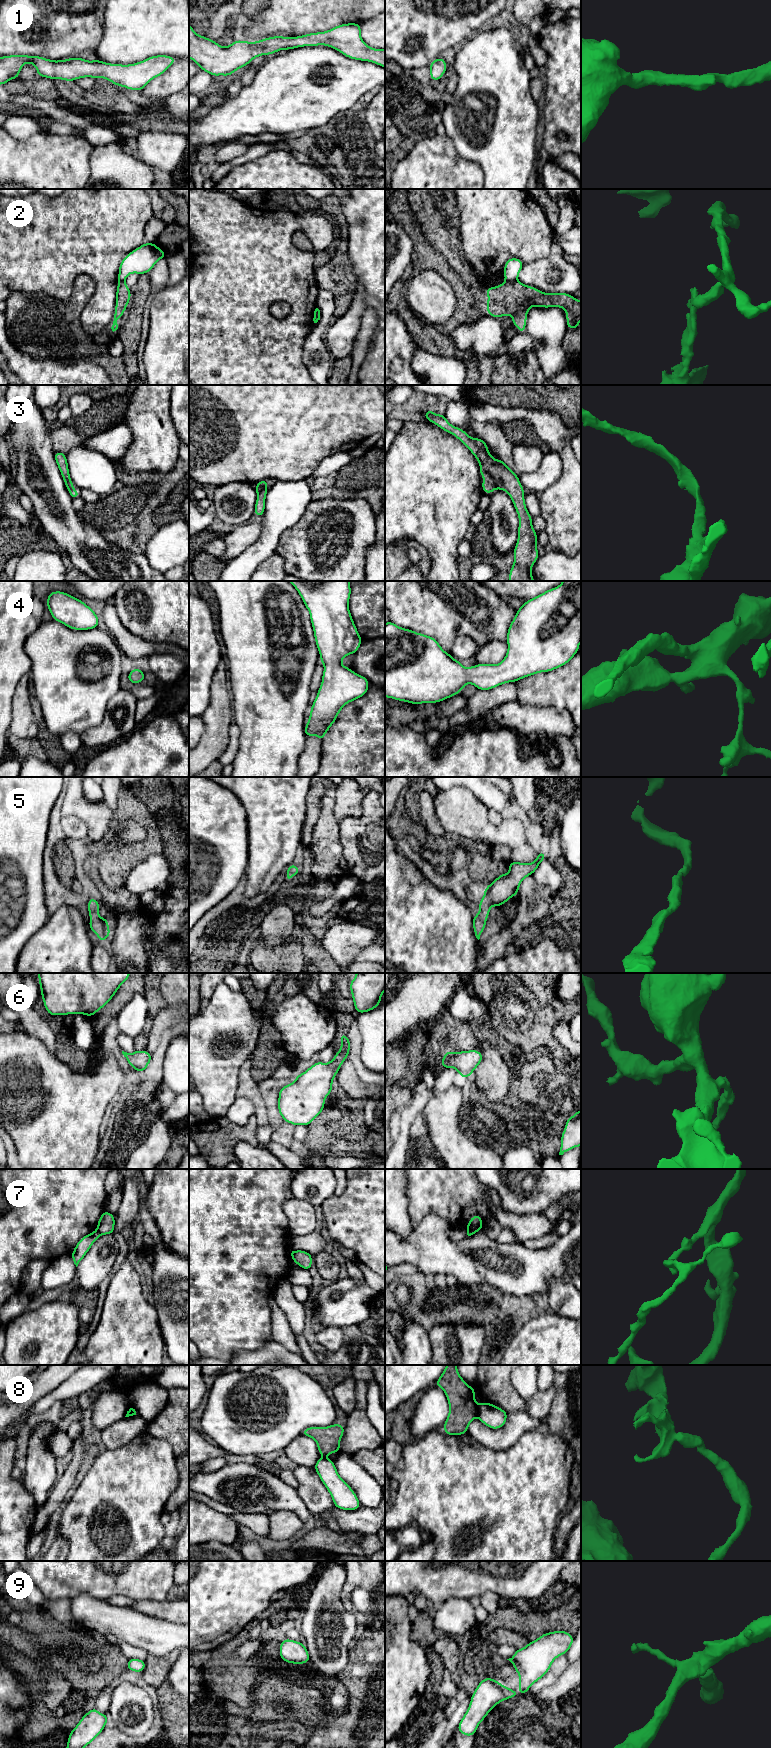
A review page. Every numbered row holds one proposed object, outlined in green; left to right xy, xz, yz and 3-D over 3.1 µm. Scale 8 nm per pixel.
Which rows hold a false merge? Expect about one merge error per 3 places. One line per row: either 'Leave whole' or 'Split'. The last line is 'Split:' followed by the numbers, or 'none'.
1: Leave whole
2: Split
3: Leave whole
4: Leave whole
5: Leave whole
6: Leave whole
7: Split
8: Split
9: Leave whole
Split: 2, 7, 8

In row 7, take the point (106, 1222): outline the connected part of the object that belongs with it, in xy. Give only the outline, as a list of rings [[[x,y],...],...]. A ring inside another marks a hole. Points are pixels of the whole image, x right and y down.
[[[104,1211],[98,1220],[97,1231],[101,1235],[113,1234],[115,1226],[114,1215],[108,1211]]]

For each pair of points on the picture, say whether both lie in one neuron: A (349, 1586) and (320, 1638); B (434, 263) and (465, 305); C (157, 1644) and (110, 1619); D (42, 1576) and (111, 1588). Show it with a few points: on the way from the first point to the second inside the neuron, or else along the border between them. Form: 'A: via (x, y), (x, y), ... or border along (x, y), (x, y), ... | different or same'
A: border along (345, 1576), (341, 1602), (356, 1618) | different
B: via (445, 271), (457, 283), (464, 294) | same
C: via (145, 1632), (122, 1621) | same
D: via (59, 1576), (90, 1576), (94, 1579) | same

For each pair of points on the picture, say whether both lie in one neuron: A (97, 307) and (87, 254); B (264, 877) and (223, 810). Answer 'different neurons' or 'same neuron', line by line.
A: same neuron
B: different neurons

